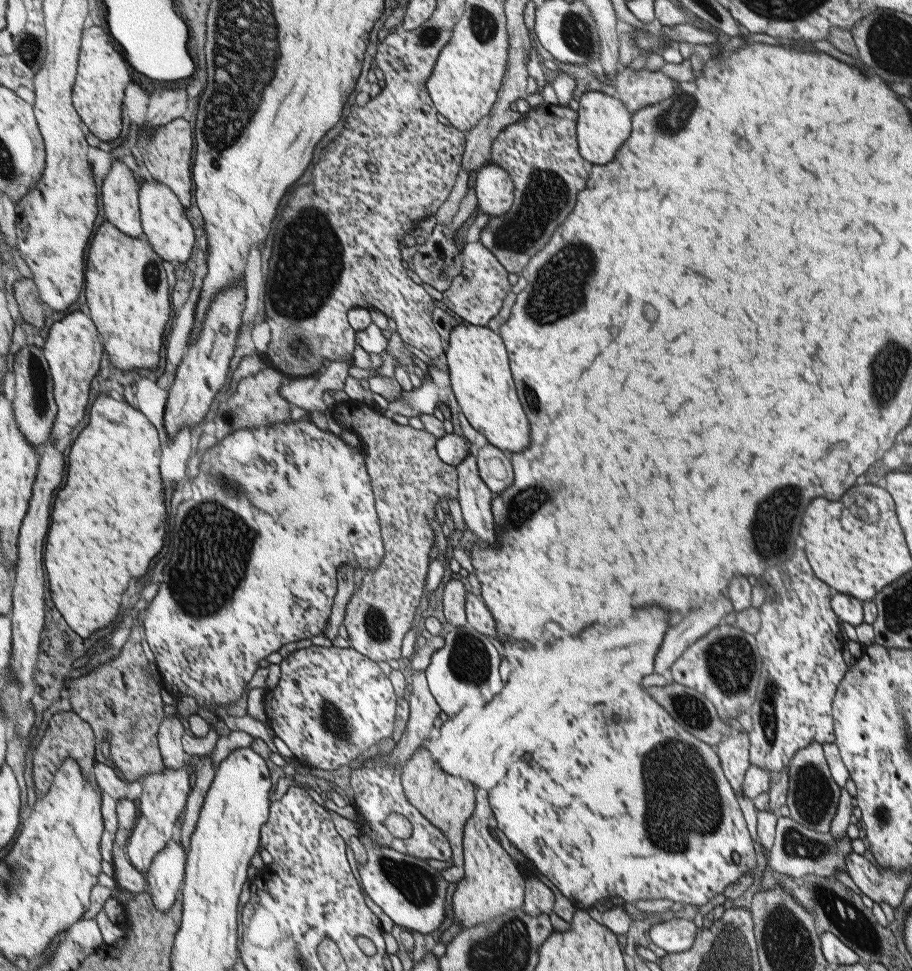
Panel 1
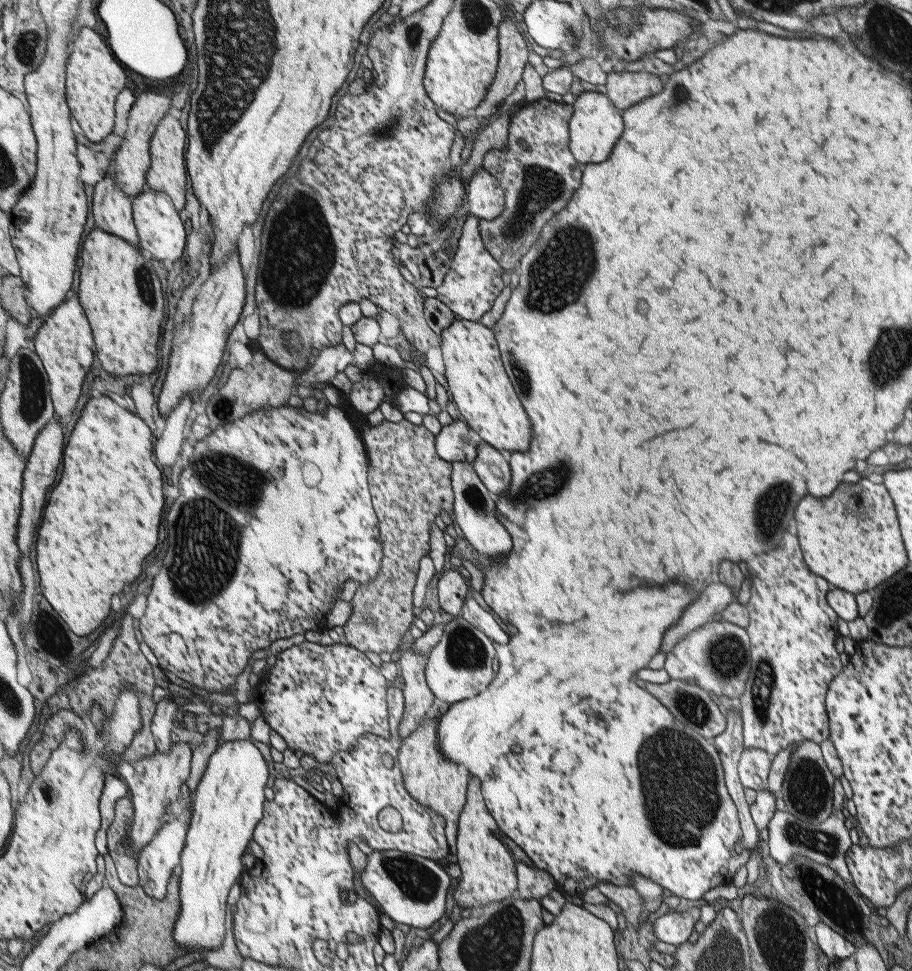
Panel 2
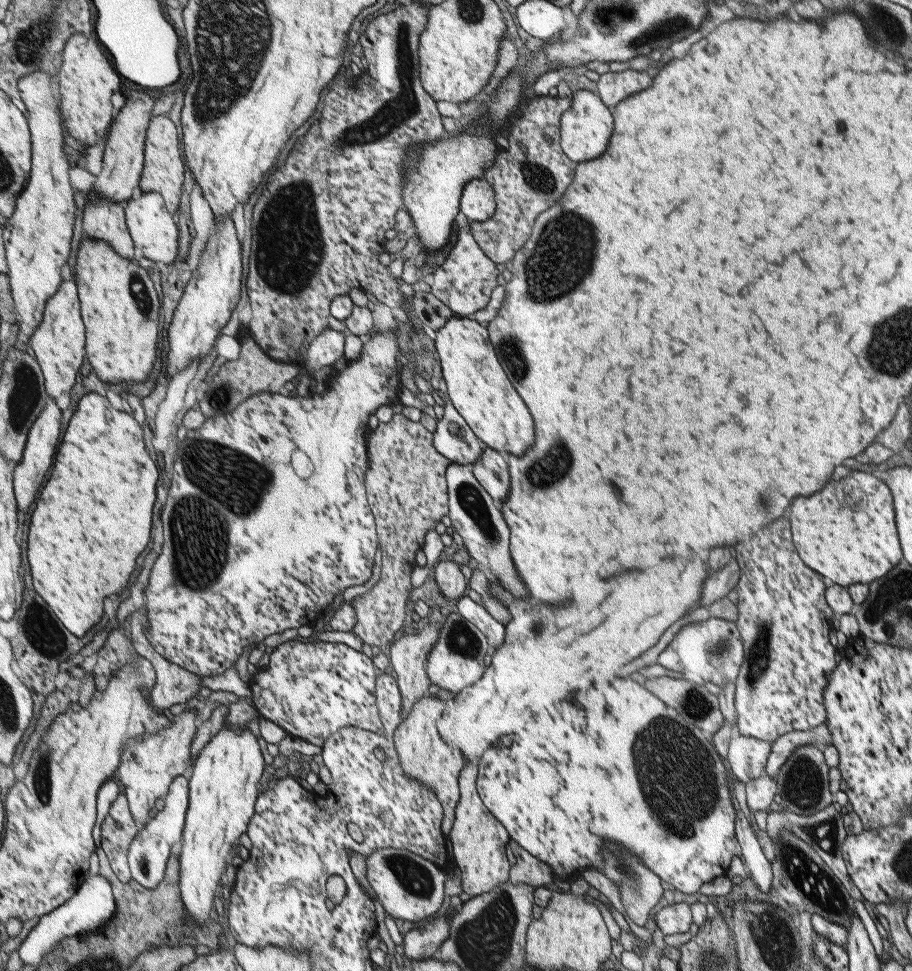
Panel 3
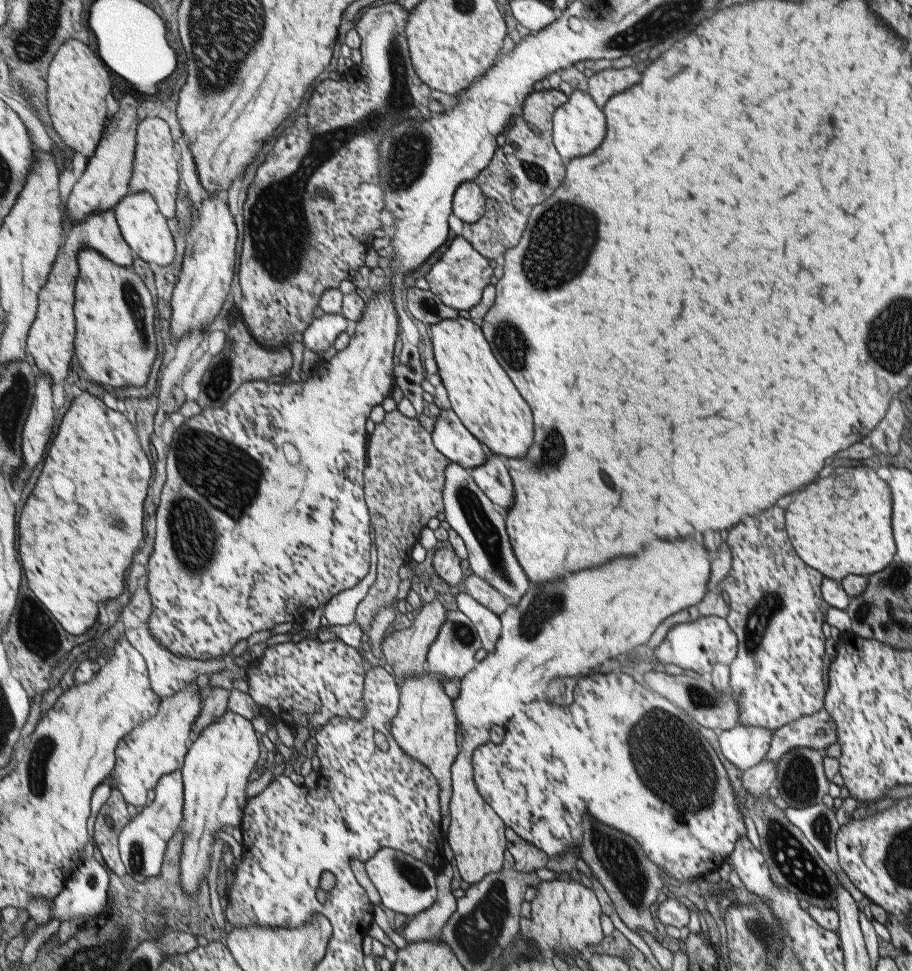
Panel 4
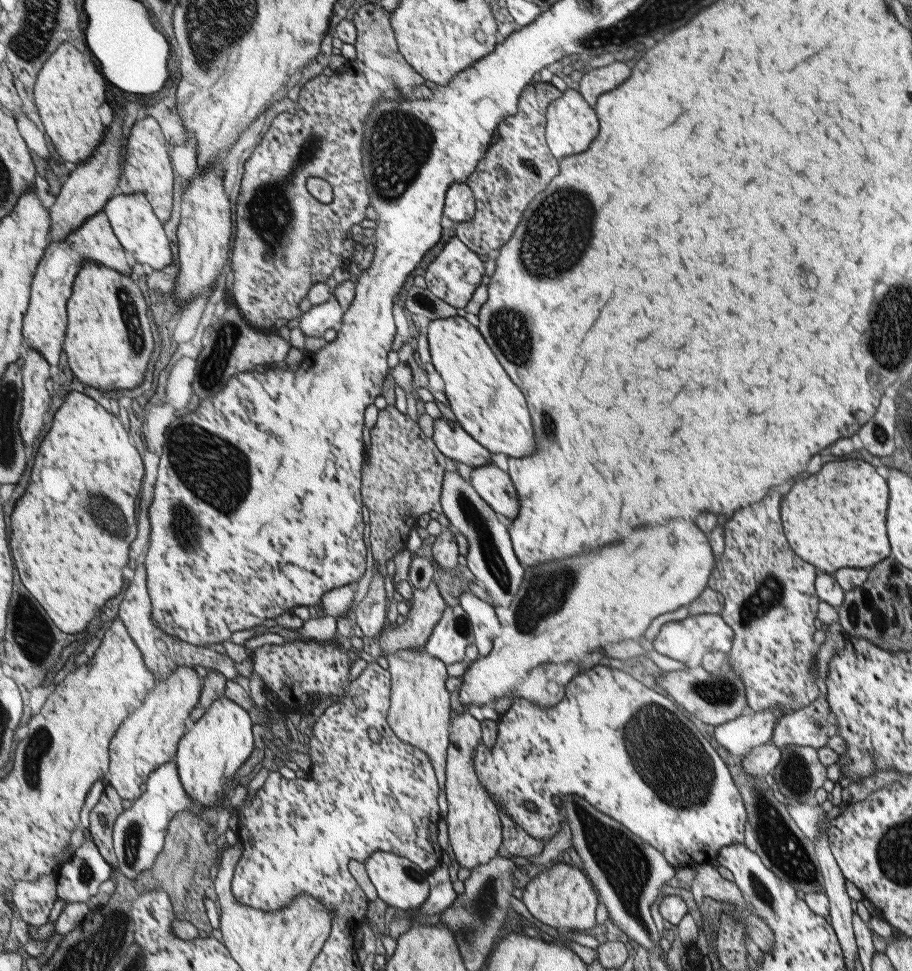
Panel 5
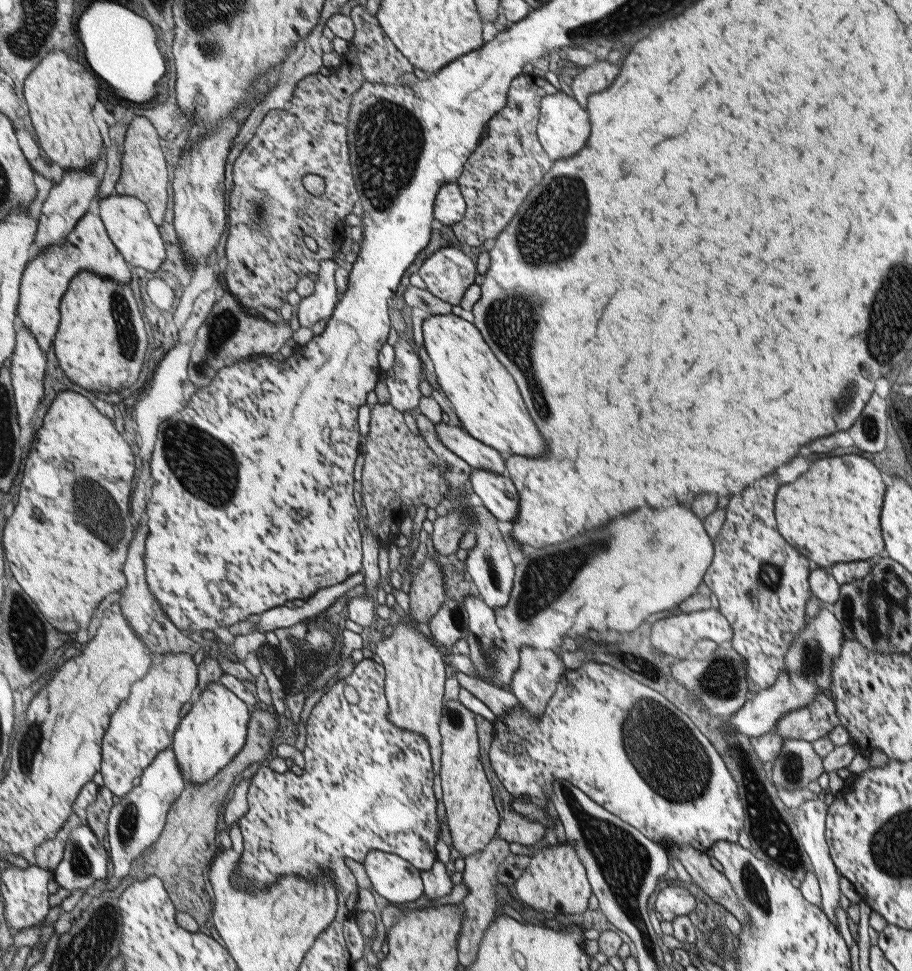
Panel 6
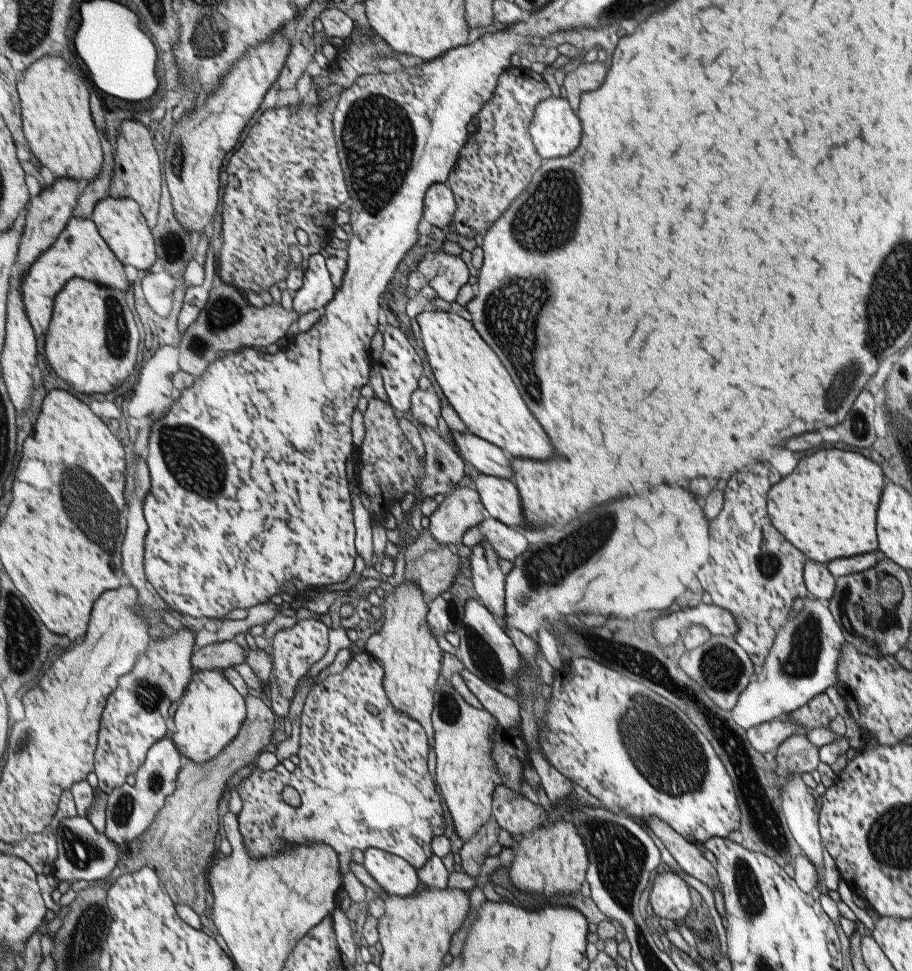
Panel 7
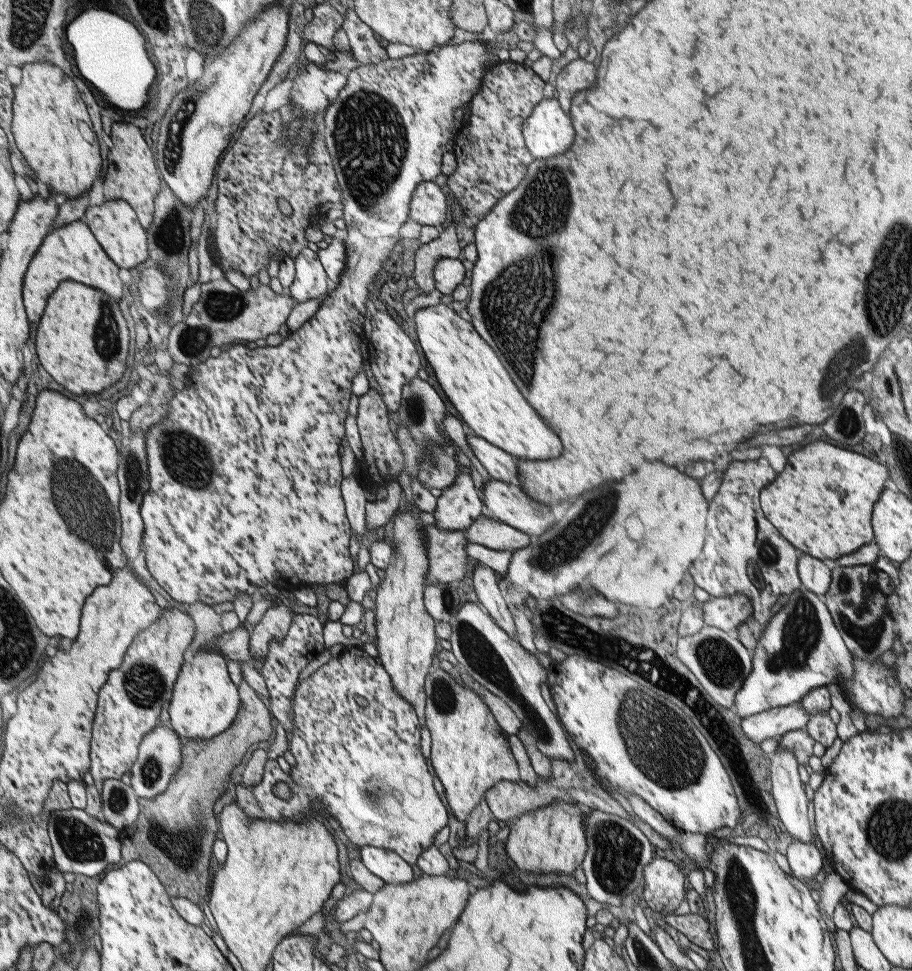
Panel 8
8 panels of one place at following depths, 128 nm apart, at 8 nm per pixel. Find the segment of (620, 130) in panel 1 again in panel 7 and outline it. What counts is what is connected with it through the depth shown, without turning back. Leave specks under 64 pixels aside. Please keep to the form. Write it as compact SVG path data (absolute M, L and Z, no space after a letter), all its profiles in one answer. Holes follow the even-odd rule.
M547 97L536 104L529 132L537 154L543 160L553 160L577 148L581 125L567 99Z

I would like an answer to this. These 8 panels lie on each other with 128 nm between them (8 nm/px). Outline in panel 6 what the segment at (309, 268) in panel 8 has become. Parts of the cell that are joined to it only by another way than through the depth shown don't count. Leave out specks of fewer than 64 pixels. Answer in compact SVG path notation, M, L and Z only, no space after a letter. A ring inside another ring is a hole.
M327 259L319 265L315 294L302 298L297 313L299 323L309 329L321 320L330 320L341 298L336 283L339 264Z

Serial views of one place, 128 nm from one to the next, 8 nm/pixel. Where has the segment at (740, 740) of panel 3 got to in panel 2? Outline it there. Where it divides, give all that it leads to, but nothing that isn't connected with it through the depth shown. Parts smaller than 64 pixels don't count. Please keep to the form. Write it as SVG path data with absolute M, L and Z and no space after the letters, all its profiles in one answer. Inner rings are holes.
M743 748L737 758L738 777L744 788L765 790L771 756L758 748Z

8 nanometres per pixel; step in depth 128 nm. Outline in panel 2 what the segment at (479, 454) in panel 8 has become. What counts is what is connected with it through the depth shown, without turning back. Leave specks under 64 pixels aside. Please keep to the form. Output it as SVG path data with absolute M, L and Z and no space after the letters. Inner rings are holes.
M460 419L441 427L435 436L435 449L441 460L471 463L476 457L476 443L469 438L468 426Z

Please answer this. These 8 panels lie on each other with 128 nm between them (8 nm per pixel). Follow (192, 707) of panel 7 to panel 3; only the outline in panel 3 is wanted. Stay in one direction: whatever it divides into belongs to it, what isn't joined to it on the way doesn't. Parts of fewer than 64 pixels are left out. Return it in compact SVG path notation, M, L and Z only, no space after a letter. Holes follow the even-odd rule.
M225 726L194 760L190 773L190 805L186 816L184 840L178 848L180 889L190 918L196 924L206 924L212 918L215 898L229 864L233 862L233 846L249 830L256 816L259 782L266 762L259 739L248 729L238 734L235 727Z

